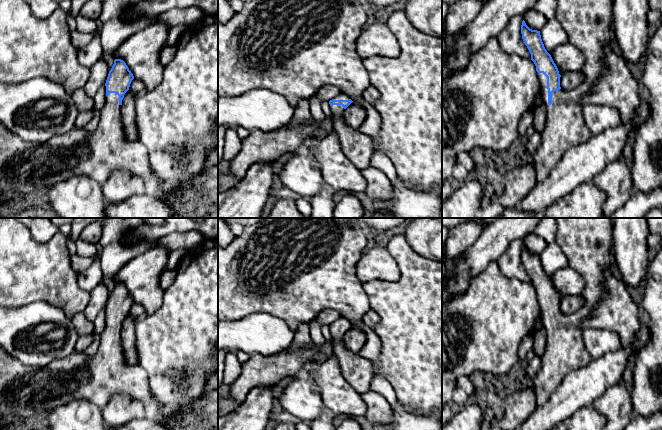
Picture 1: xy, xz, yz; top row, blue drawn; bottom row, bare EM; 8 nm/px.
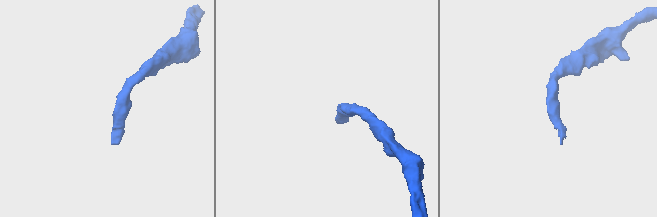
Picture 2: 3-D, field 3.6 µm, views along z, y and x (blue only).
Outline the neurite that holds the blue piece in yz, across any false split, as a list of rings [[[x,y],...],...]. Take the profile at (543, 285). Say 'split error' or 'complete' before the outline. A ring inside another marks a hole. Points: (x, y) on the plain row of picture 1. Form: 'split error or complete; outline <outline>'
split error; outline [[[556,218],[557,232],[555,243],[565,255],[568,266],[576,270],[584,279],[582,297],[584,306],[574,314],[562,314],[558,292],[547,276],[541,263],[540,255],[530,253],[522,245],[522,263],[527,270],[531,284],[536,290],[542,313],[542,322],[547,333],[546,348],[541,365],[531,379],[535,391],[537,406],[544,405],[554,394],[564,377],[571,371],[586,367],[592,360],[582,338],[580,322],[592,314],[599,300],[606,294],[602,285],[603,274],[612,273],[611,256],[613,255],[613,224],[610,218]]]

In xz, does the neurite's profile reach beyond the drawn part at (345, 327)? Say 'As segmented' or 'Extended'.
Extended

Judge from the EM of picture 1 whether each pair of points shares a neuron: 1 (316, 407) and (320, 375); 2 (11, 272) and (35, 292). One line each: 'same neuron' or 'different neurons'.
1: different neurons
2: same neuron

